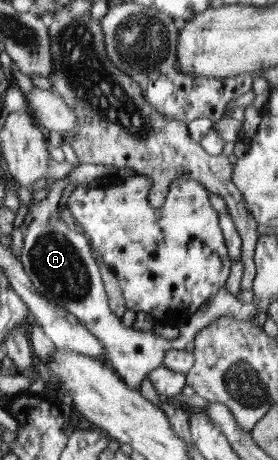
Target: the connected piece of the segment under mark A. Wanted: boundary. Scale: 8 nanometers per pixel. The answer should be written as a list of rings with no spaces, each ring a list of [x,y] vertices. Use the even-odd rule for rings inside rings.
[[[82,163],[74,167],[63,179],[54,181],[47,198],[41,202],[29,205],[30,215],[27,231],[24,234],[23,248],[20,262],[25,273],[30,277],[34,288],[52,301],[54,304],[72,312],[80,323],[84,323],[105,347],[104,359],[119,373],[123,380],[135,390],[140,391],[142,380],[151,370],[162,366],[164,356],[172,350],[185,350],[189,342],[194,341],[196,332],[208,324],[218,320],[220,316],[233,316],[238,320],[252,320],[256,315],[258,300],[242,302],[232,295],[226,288],[220,288],[208,303],[204,303],[187,325],[179,328],[179,336],[175,340],[165,340],[158,336],[155,327],[147,331],[124,326],[121,318],[108,307],[108,295],[104,290],[104,283],[100,275],[100,268],[96,265],[86,235],[70,228],[58,217],[58,204],[68,184],[85,186],[93,179],[100,179],[106,174],[121,174],[116,166],[104,164]]]

